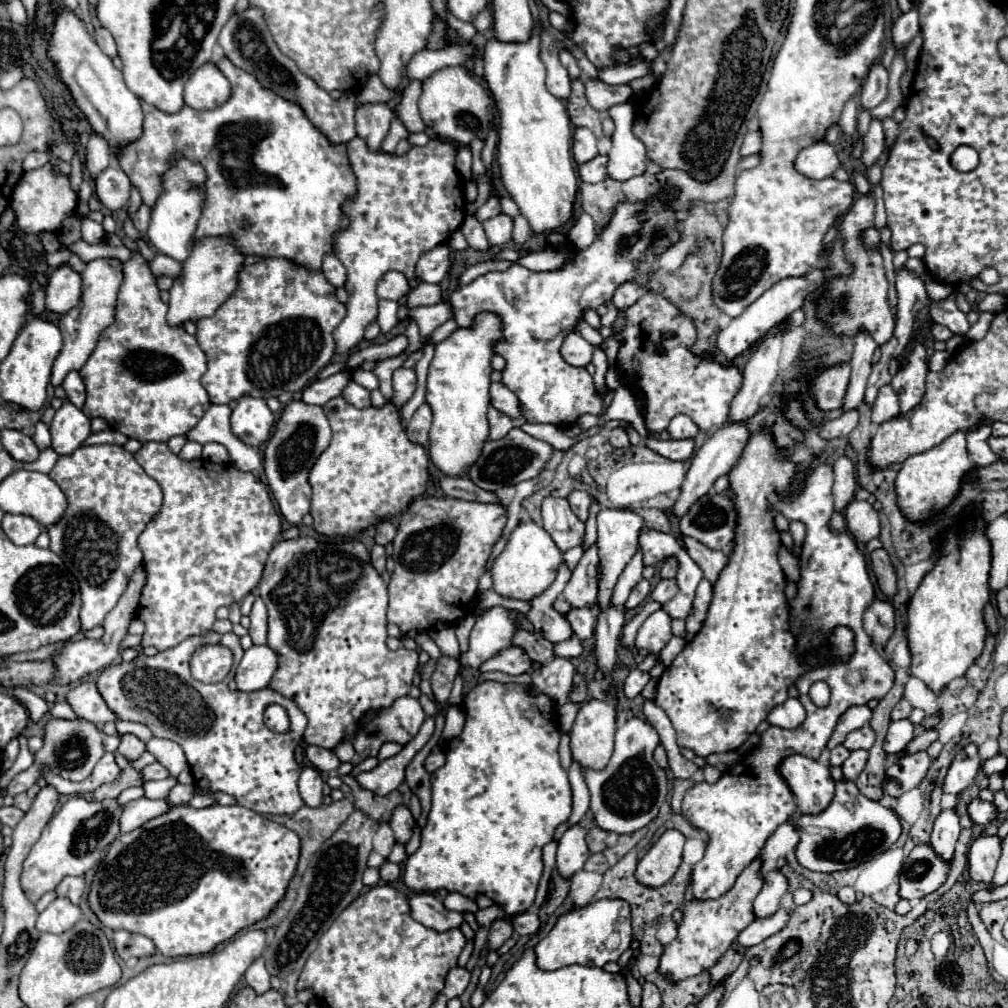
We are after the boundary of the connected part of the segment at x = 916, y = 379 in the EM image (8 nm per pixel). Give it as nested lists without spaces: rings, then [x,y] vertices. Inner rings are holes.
[[[914,344],[908,356],[908,364],[890,382],[900,400],[902,412],[912,410],[924,396],[924,384],[926,384],[926,374],[928,374],[926,356],[928,356],[926,346]]]

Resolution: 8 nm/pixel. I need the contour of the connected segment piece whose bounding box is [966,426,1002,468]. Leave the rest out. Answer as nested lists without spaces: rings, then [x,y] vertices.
[[[980,426],[978,430],[970,430],[966,432],[966,436],[968,436],[968,454],[976,466],[986,468],[986,466],[992,466],[996,460],[1002,460],[988,446],[990,426]]]

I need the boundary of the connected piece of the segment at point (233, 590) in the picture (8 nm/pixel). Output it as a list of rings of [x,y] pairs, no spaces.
[[[146,442],[134,456],[164,492],[160,514],[146,526],[138,540],[148,570],[148,580],[138,606],[138,618],[146,626],[142,648],[154,646],[162,652],[174,648],[188,636],[212,630],[220,606],[242,602],[246,594],[260,584],[268,552],[282,532],[282,518],[270,500],[268,488],[252,472],[242,472],[234,464],[214,464],[202,458],[186,462],[172,454],[164,442]]]

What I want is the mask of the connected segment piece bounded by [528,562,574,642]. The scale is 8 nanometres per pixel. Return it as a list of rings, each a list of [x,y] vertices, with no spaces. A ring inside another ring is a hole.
[[[562,562],[556,580],[538,598],[530,602],[532,610],[528,612],[528,620],[534,624],[534,630],[546,636],[550,642],[564,642],[574,636],[570,622],[552,608],[552,602],[558,598],[558,594],[562,594],[562,588],[568,584],[570,576],[572,570],[566,566],[566,562]]]

